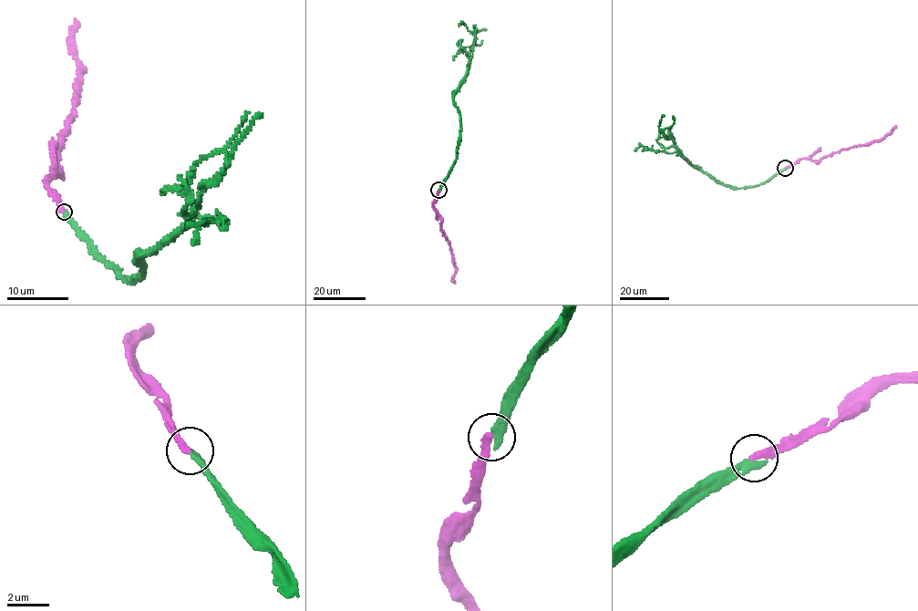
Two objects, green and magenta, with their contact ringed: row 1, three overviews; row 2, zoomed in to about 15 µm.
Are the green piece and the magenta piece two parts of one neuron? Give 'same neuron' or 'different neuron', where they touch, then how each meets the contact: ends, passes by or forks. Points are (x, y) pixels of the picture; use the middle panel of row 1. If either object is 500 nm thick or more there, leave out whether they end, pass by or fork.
same neuron | (438, 190) | green ends | magenta ends

